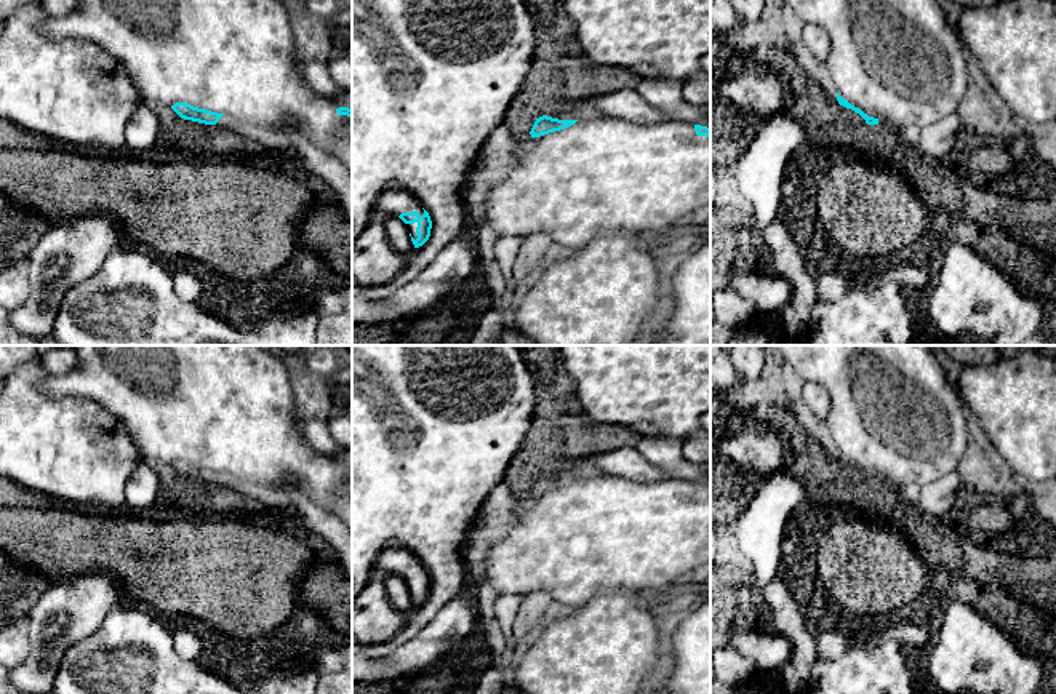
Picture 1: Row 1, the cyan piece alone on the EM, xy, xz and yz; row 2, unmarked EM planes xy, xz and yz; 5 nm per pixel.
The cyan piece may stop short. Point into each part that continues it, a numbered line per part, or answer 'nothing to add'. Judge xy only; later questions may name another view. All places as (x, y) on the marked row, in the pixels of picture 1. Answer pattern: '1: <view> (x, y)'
1: xy (237, 58)

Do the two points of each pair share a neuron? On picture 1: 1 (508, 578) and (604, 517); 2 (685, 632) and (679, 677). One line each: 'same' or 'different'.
1: same
2: same

